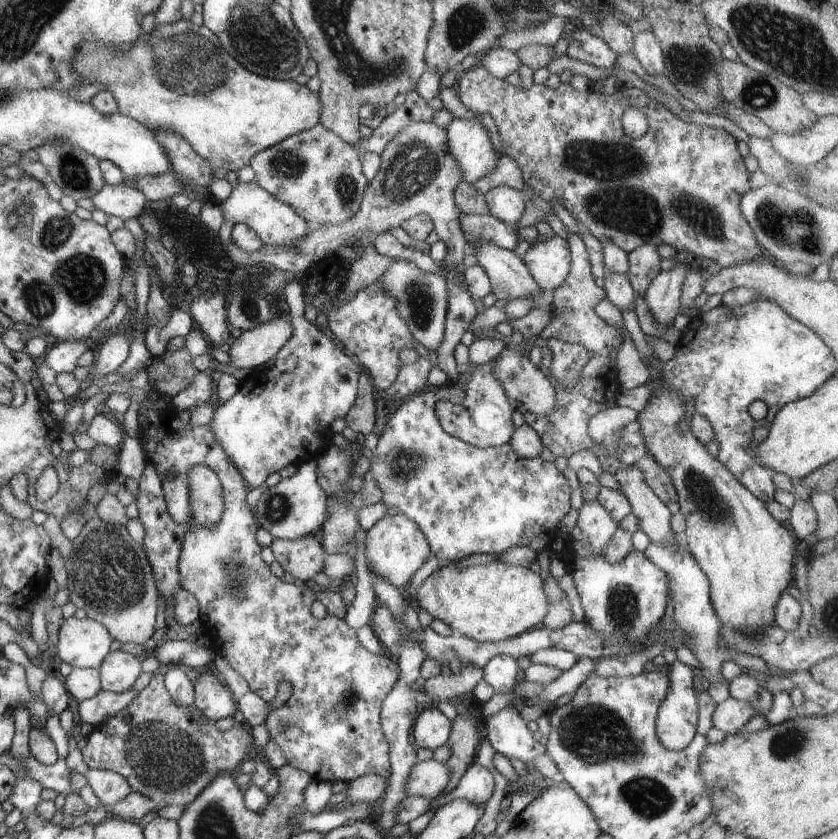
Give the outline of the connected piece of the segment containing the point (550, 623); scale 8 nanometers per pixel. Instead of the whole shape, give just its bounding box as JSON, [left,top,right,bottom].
[542,576,572,630]

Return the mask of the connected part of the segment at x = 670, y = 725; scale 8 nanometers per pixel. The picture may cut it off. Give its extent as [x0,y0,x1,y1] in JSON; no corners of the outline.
[655,660,699,751]

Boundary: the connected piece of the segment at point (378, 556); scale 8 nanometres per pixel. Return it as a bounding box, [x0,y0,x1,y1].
[365,514,431,590]

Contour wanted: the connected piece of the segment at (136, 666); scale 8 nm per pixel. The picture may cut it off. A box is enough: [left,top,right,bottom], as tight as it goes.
[99,650,141,693]

